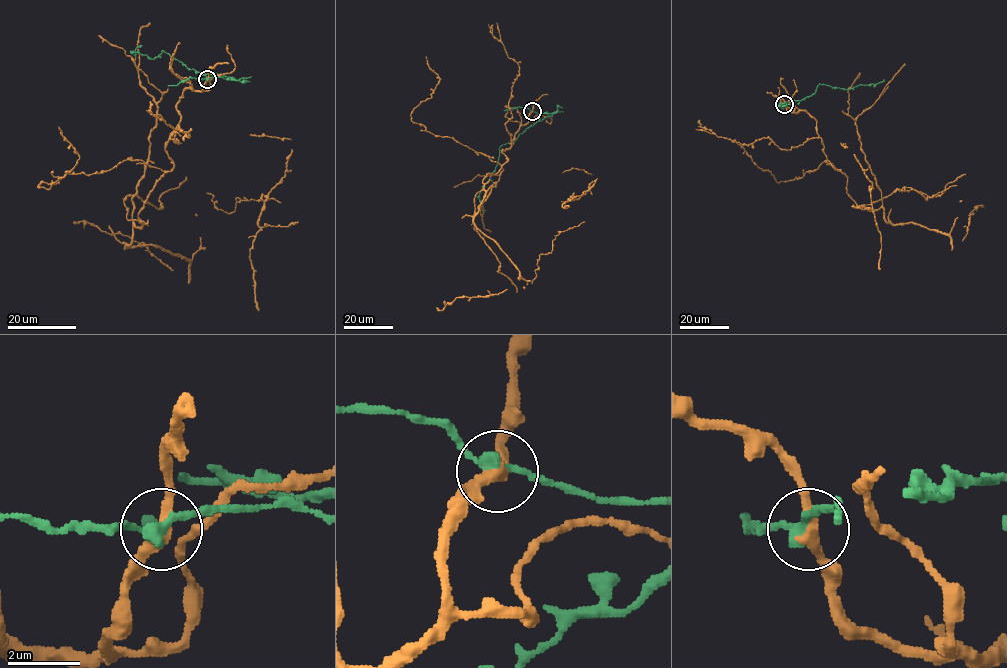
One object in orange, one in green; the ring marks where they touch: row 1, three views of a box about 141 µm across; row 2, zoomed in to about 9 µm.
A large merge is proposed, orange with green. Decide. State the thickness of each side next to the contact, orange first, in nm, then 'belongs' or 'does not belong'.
340 nm thick on the orange side, 300 nm on the other; does not belong

